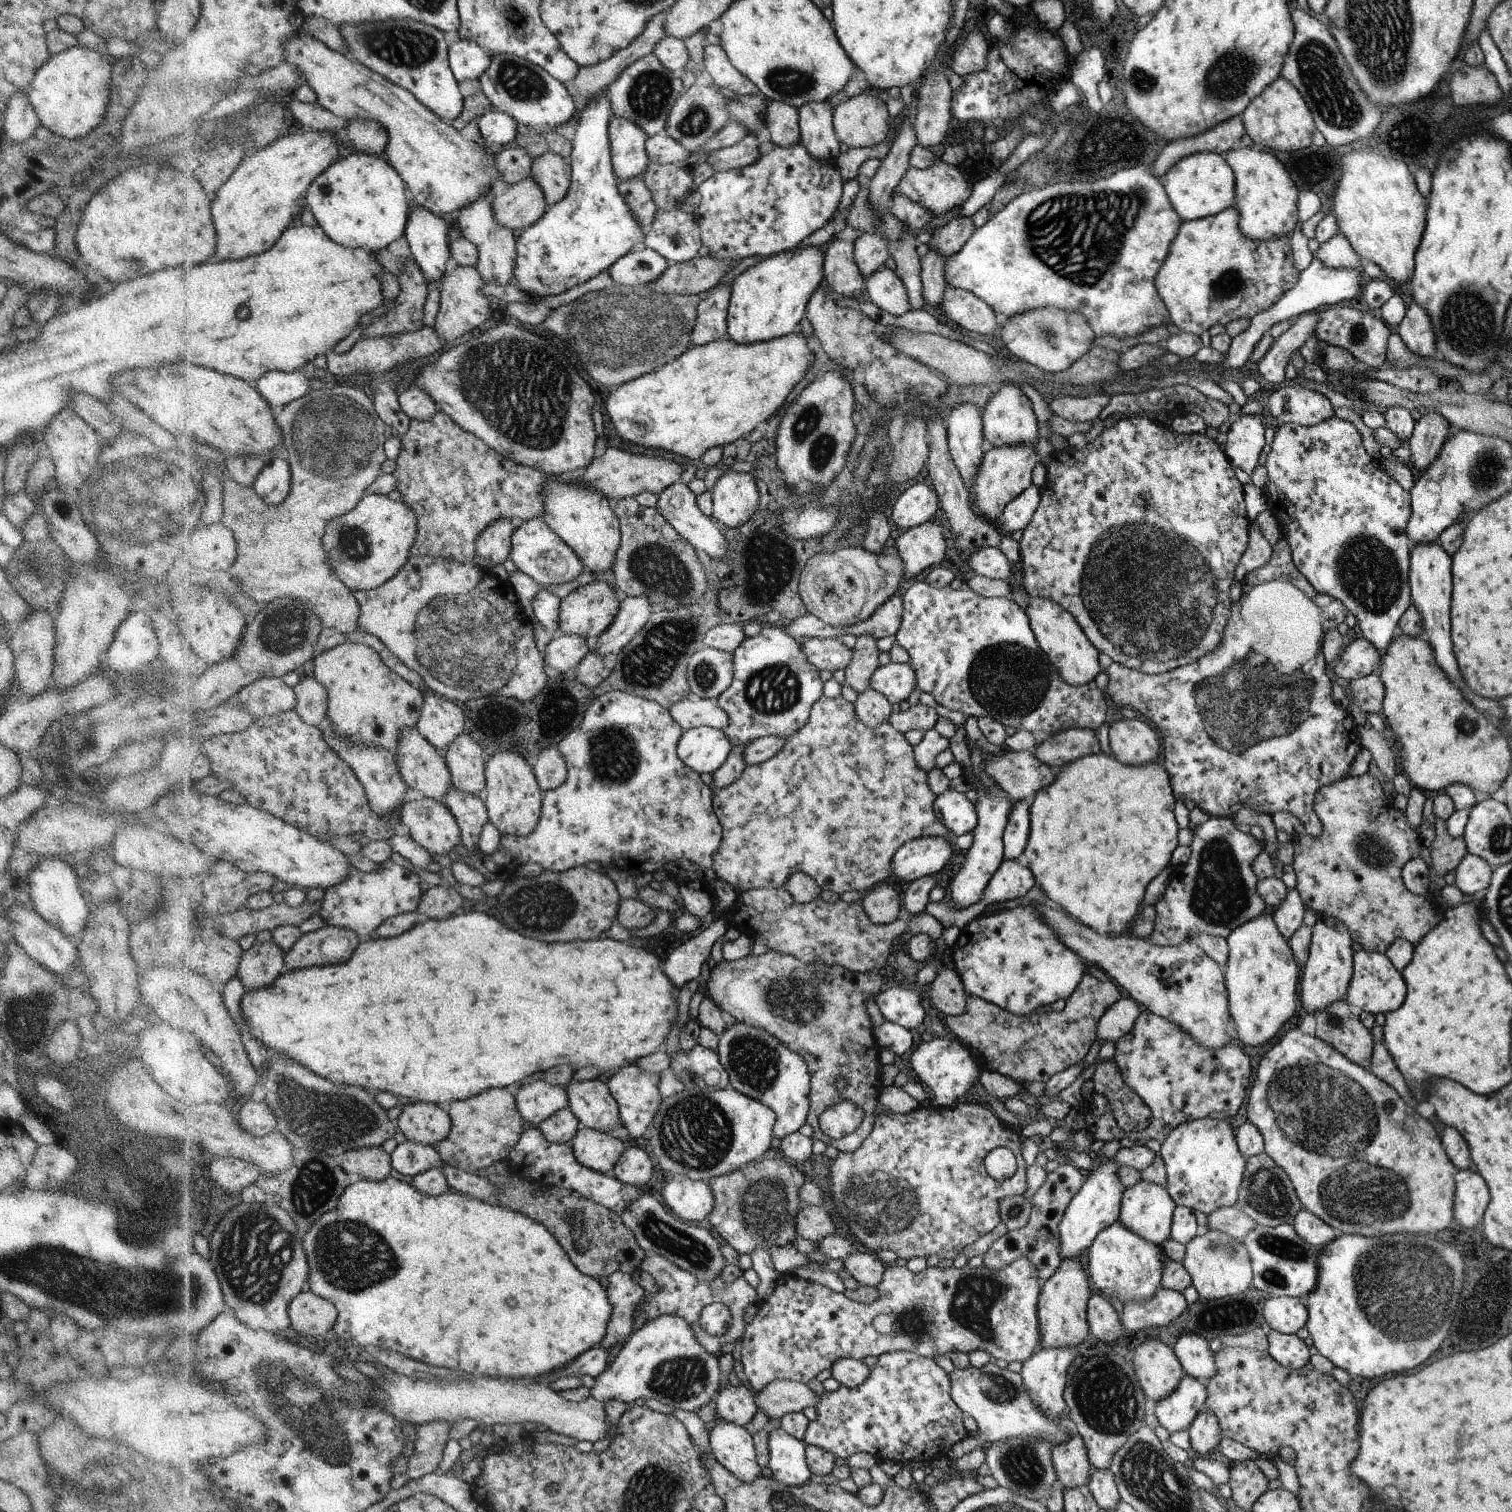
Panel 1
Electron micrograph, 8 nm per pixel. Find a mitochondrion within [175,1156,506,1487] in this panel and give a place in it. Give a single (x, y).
(274, 1381)

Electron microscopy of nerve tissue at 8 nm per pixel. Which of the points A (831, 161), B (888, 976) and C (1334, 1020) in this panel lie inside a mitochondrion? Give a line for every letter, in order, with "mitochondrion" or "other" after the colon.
A: other
B: other
C: other

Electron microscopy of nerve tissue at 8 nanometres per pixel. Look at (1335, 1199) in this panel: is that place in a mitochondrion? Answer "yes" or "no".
yes

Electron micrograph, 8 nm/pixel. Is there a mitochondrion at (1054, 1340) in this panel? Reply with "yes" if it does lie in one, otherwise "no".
no

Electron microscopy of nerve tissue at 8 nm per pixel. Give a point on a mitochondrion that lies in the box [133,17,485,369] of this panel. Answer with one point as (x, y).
(404, 48)

